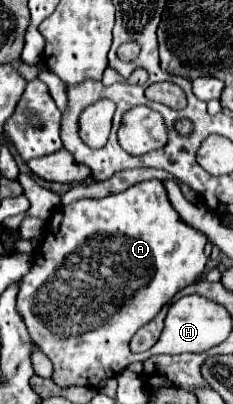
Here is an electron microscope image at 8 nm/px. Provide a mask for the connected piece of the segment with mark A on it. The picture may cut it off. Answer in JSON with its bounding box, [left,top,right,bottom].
[17,181,207,387]

